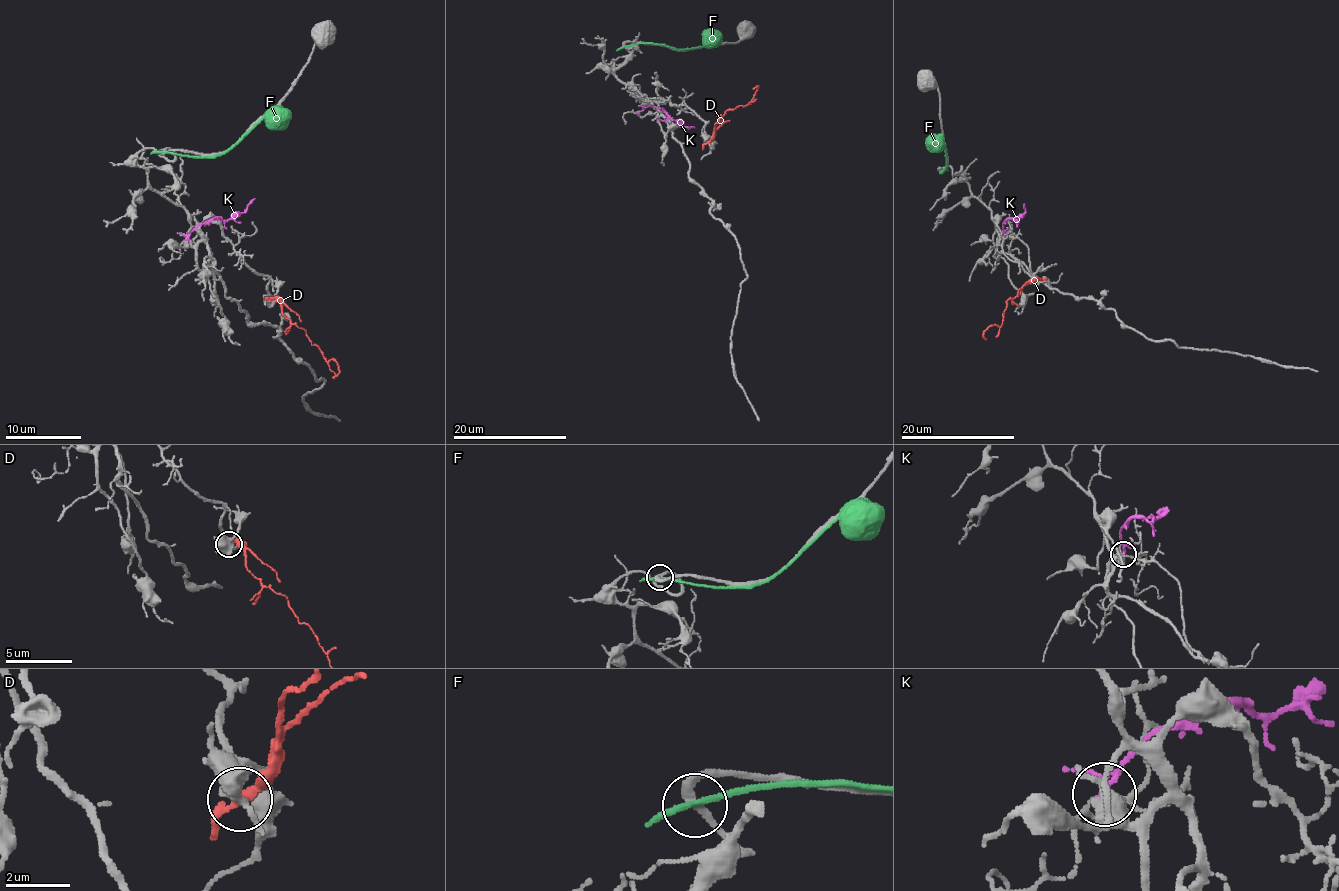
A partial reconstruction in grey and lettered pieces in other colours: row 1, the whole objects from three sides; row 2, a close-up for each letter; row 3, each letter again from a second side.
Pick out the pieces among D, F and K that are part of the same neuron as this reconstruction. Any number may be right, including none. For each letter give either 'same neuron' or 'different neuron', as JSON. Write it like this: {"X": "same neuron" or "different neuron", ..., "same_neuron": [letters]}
{"D": "different neuron", "F": "different neuron", "K": "same neuron", "same_neuron": ["K"]}

